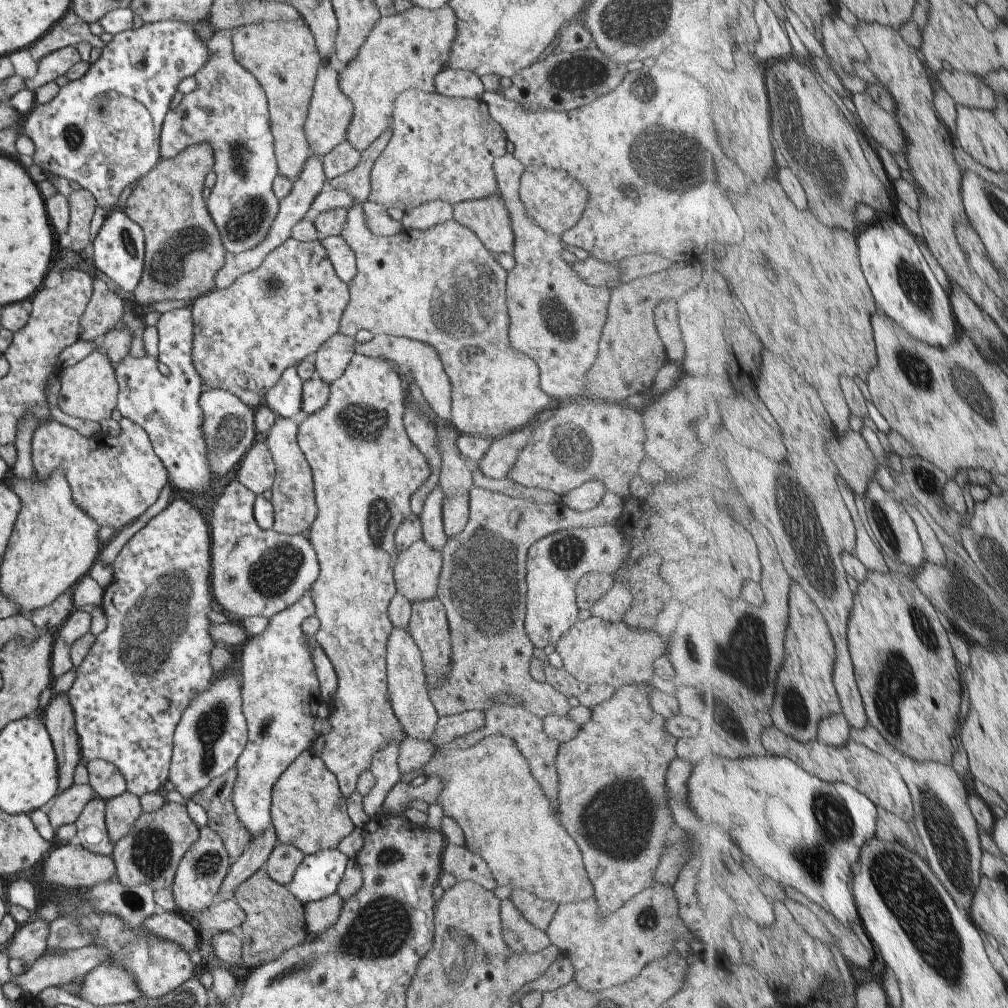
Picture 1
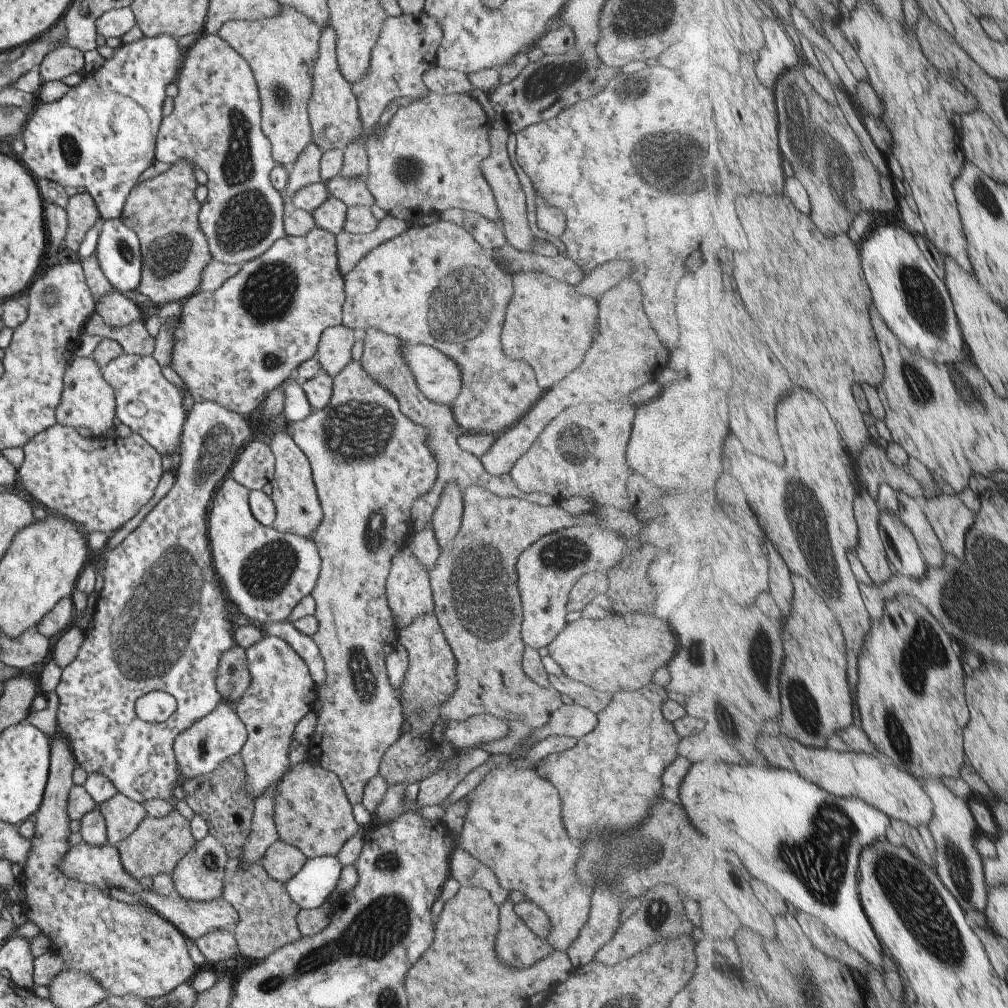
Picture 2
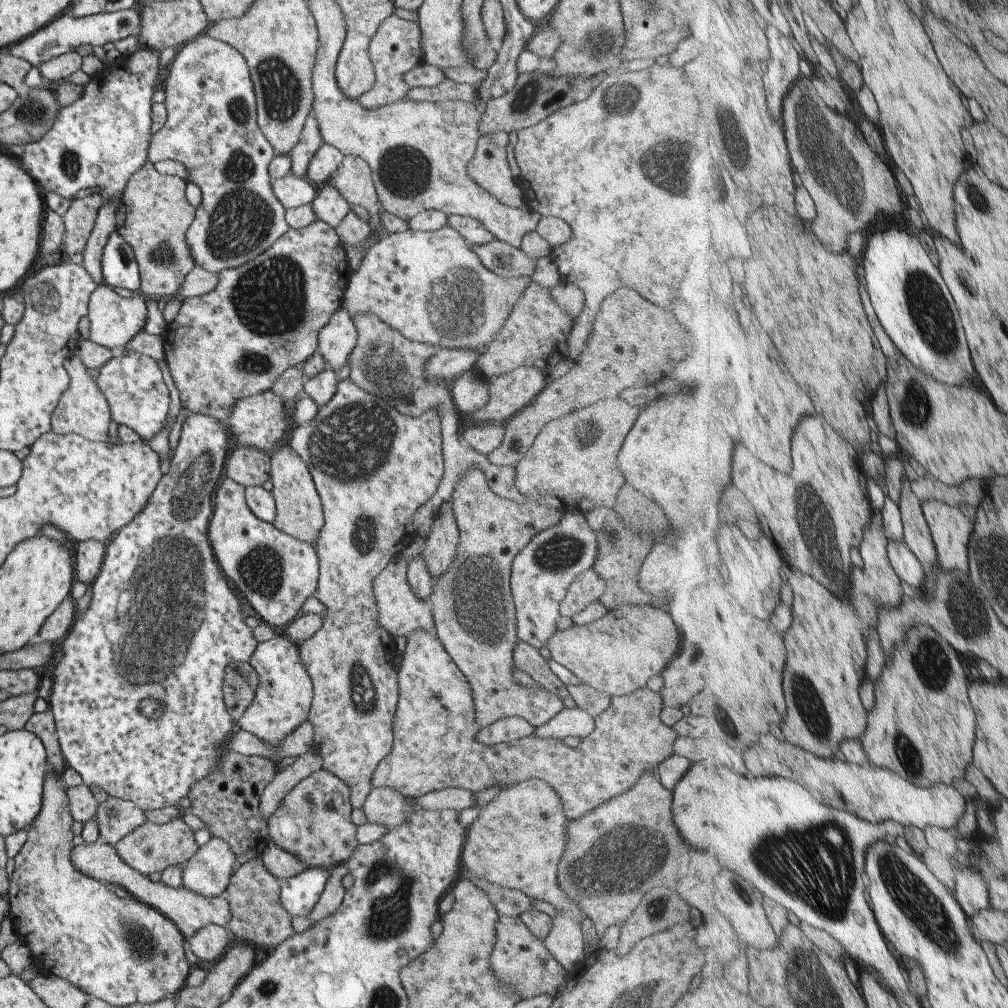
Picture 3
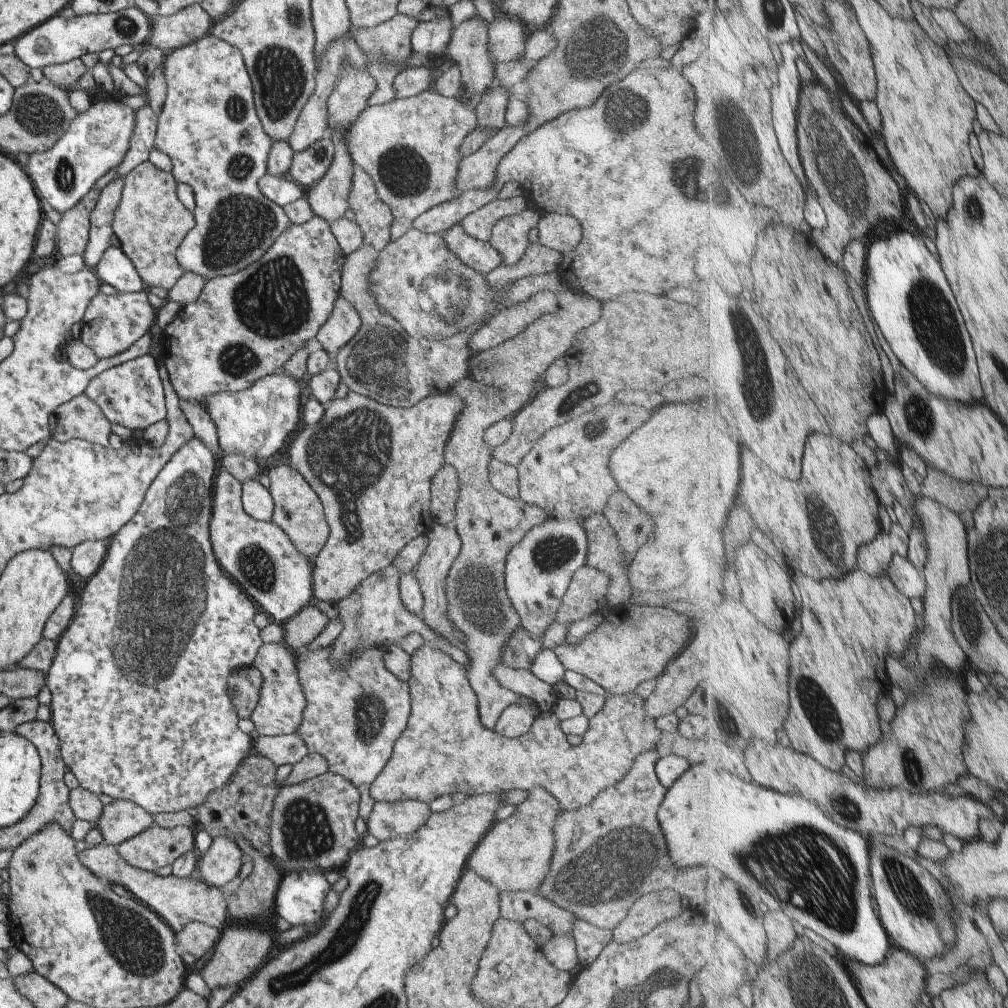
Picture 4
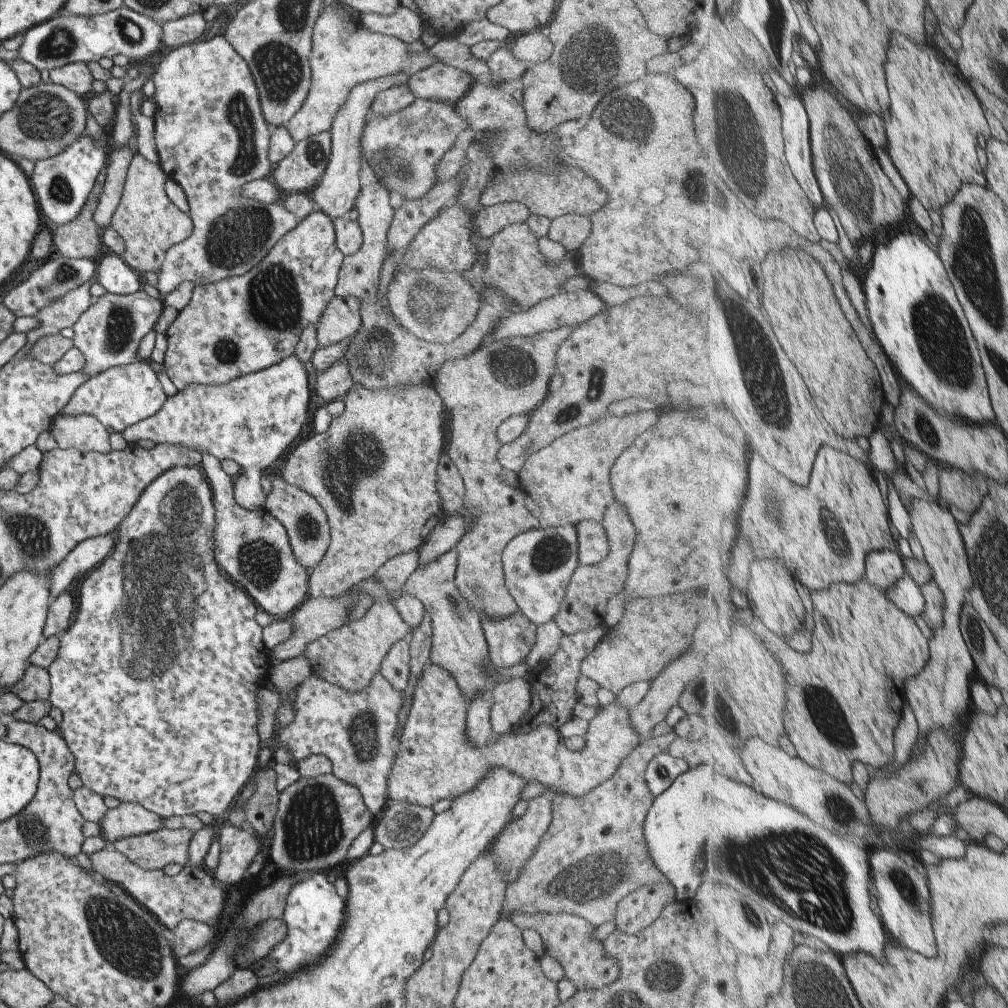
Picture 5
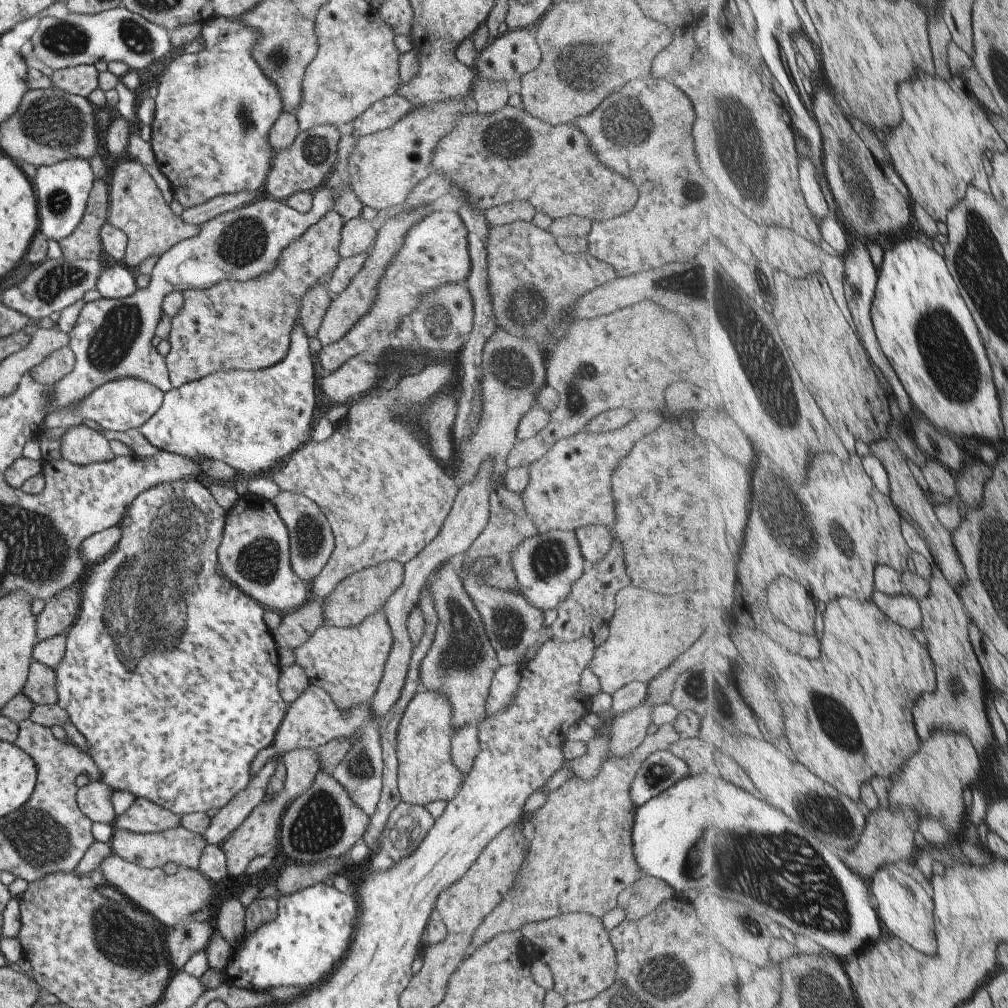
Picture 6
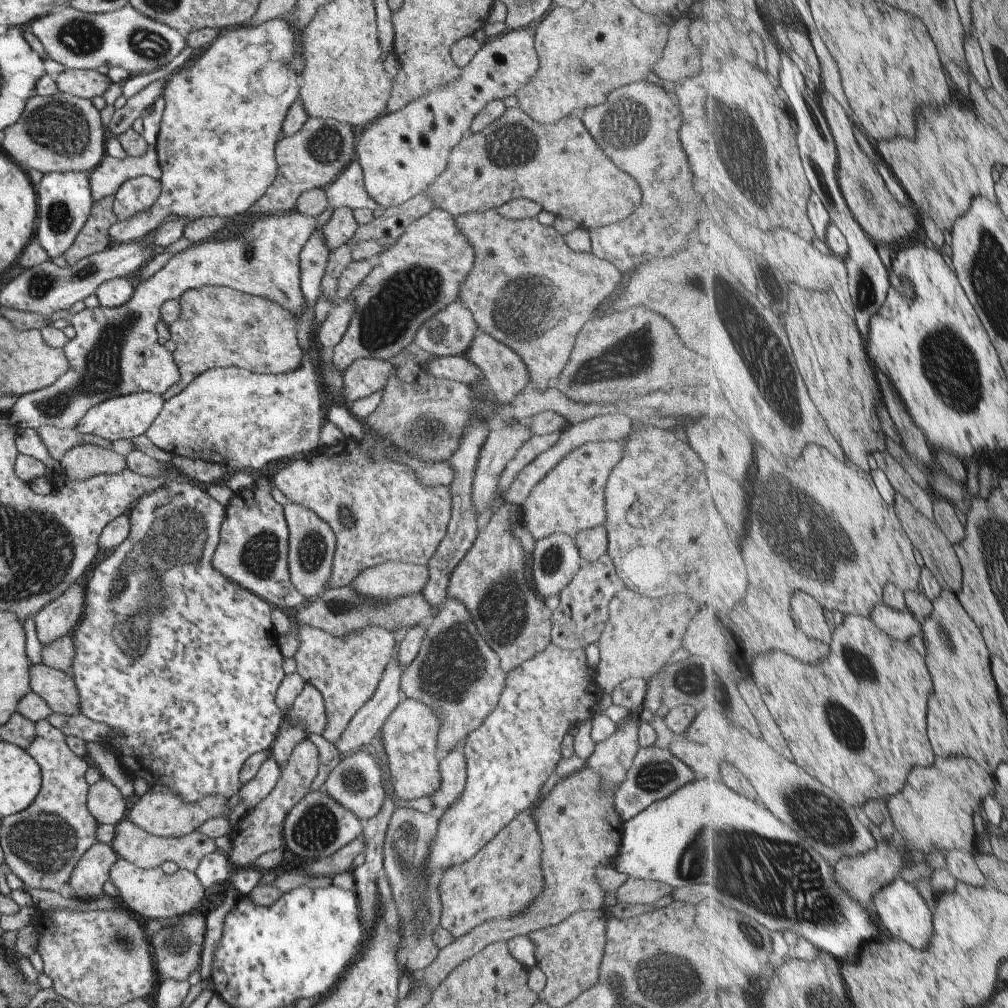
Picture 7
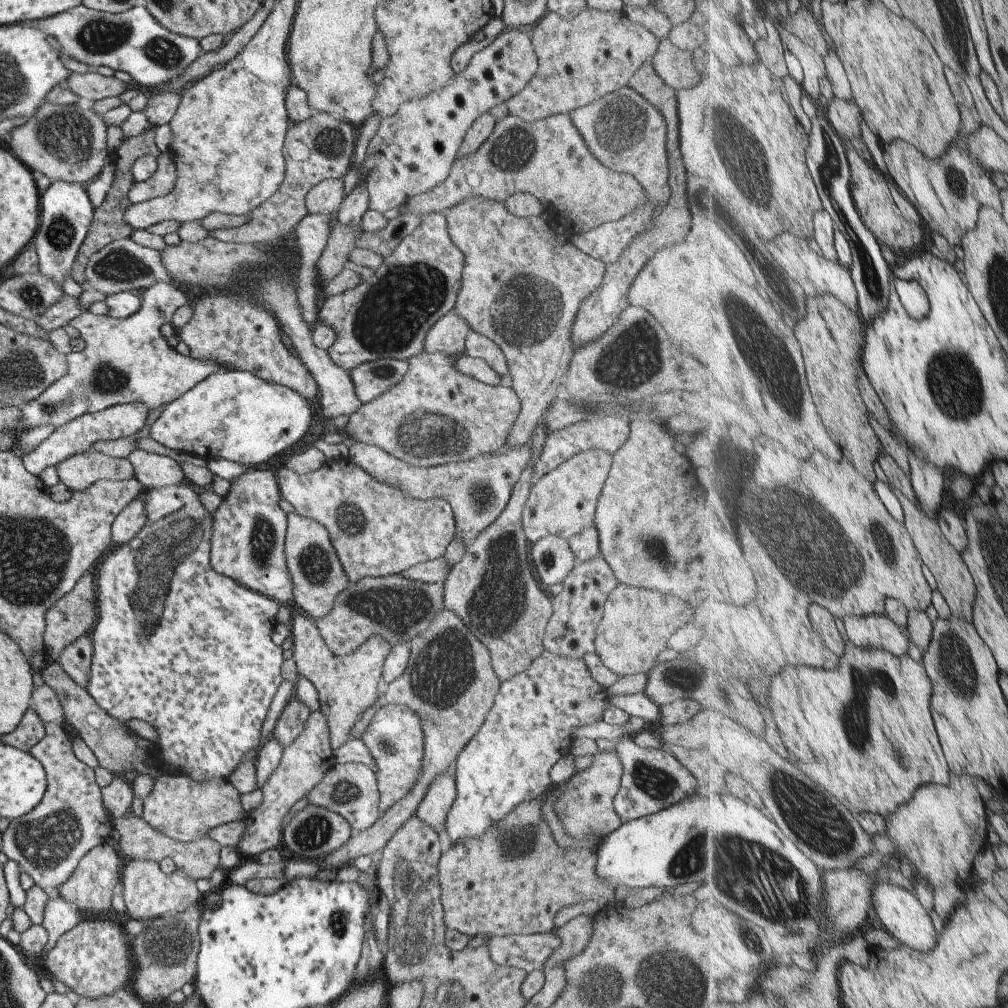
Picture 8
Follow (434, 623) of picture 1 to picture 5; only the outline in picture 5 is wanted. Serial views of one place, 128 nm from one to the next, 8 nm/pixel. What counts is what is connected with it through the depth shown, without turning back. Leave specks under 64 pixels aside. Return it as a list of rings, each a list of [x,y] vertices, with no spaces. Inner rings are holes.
[[[430,665],[418,678],[397,753],[388,775],[388,801],[433,807],[444,799],[455,799],[470,792],[480,780],[496,766],[508,768],[516,776],[531,782],[544,784],[551,795],[570,794],[575,799],[588,794],[620,766],[620,762],[640,744],[640,736],[630,724],[629,710],[618,706],[616,701],[601,707],[600,712],[589,720],[584,748],[573,751],[566,748],[559,730],[540,724],[528,734],[508,734],[493,737],[486,746],[478,748],[468,742],[466,716],[471,700],[468,700],[456,680],[445,668]]]

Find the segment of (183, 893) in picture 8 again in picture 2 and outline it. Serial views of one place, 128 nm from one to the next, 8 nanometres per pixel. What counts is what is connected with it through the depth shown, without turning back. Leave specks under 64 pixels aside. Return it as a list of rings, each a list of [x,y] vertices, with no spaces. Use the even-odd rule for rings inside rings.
[[[82,842],[71,846],[70,850],[64,854],[59,870],[62,870],[62,874],[68,878],[74,878],[74,880],[86,884],[94,884],[98,888],[108,888],[111,891],[113,887],[118,887],[130,892],[138,892],[143,902],[162,918],[169,920],[188,939],[189,943],[218,928],[232,929],[239,919],[234,905],[222,896],[204,902],[186,900],[175,892],[168,896],[160,896],[154,888],[151,890],[140,888],[140,881],[137,882],[124,870],[117,847],[109,843],[104,844],[104,846],[90,846]]]

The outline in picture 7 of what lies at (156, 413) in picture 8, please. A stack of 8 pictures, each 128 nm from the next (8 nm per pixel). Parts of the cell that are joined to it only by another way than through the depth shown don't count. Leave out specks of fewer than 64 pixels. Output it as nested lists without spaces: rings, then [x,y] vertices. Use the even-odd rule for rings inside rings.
[[[208,285],[186,291],[179,301],[182,306],[180,318],[169,325],[169,331],[172,342],[176,344],[173,356],[182,380],[162,394],[164,401],[180,393],[191,380],[210,369],[238,367],[254,373],[286,374],[296,370],[304,358],[297,339],[297,318],[294,318],[290,310],[268,298],[244,294],[233,288]],[[43,426],[37,428],[36,432],[42,438],[48,454],[59,462],[67,450],[73,449],[74,446],[80,446],[80,444],[96,444],[108,450],[113,449],[110,440],[94,436],[94,434],[80,434],[74,429],[62,430],[53,426]]]

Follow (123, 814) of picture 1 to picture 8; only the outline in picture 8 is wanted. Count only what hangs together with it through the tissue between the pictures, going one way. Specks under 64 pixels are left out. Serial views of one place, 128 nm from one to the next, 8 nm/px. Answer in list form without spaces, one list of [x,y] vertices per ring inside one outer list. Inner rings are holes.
[[[166,771],[155,779],[150,794],[143,798],[141,817],[158,832],[188,844],[208,837],[208,832],[217,826],[243,819],[246,812],[240,802],[240,795],[229,779],[208,778],[196,782],[190,776],[169,775]]]

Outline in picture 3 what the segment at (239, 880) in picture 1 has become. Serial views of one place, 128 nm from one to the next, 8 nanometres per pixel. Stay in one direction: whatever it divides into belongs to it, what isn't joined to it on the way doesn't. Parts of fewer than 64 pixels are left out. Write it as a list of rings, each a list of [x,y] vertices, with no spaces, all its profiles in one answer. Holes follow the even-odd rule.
[[[313,748],[294,760],[294,764],[276,772],[274,779],[266,786],[259,799],[259,812],[261,818],[266,821],[267,829],[269,819],[277,812],[287,793],[304,778],[322,768],[321,755]]]

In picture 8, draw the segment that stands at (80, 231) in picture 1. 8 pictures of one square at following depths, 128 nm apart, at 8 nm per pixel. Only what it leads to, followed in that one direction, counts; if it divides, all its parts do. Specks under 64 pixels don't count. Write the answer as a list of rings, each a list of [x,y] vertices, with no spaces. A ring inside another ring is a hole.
[[[150,128],[140,135],[124,138],[120,148],[113,153],[111,161],[114,163],[114,166],[116,166],[114,184],[110,186],[110,190],[108,190],[104,202],[102,202],[98,208],[93,209],[94,214],[90,228],[88,229],[88,234],[84,242],[82,242],[82,246],[80,246],[78,258],[74,260],[74,266],[72,266],[72,277],[78,284],[86,284],[84,281],[86,276],[84,270],[86,270],[86,265],[88,264],[90,256],[96,251],[102,250],[102,248],[113,241],[128,239],[132,236],[134,230],[123,218],[124,214],[126,214],[126,210],[128,210],[128,206],[133,205],[133,203],[128,200],[128,190],[136,184],[136,180],[134,180],[132,172],[130,172],[130,168],[132,168],[132,164],[134,164],[138,158],[142,158],[142,156],[148,156],[148,154],[160,156],[160,154],[162,154],[160,148],[158,148],[156,144],[155,138],[156,134],[154,129]]]

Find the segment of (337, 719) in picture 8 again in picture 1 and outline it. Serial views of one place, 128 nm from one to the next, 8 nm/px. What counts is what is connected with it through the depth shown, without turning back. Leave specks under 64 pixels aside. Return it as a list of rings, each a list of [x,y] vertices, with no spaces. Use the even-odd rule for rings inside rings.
[[[420,539],[397,554],[394,566],[394,586],[397,594],[408,602],[432,600],[437,596],[437,584],[442,570],[442,558],[436,548]]]

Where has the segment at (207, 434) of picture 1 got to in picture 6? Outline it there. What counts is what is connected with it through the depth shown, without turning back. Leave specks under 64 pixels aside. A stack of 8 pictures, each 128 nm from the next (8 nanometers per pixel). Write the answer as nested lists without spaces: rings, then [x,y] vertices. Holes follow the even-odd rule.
[[[195,478],[175,480],[158,484],[137,496],[126,509],[120,522],[122,538],[116,548],[99,563],[93,565],[81,594],[80,612],[65,636],[65,655],[56,668],[58,704],[70,716],[72,724],[88,742],[88,755],[98,766],[92,777],[104,782],[112,790],[124,790],[136,799],[146,798],[174,814],[208,812],[226,806],[252,778],[250,762],[262,748],[272,746],[276,731],[284,720],[288,705],[278,690],[280,678],[279,656],[270,628],[264,622],[262,607],[254,598],[239,589],[230,579],[220,573],[217,550],[222,540],[227,511],[214,499],[209,488]]]

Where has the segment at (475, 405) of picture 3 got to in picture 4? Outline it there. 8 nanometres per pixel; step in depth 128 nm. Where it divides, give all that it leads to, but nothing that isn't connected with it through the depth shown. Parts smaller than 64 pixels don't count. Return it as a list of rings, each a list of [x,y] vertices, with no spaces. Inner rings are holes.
[[[349,390],[344,398],[331,400],[330,404],[327,405],[326,412],[324,412],[324,418],[322,418],[314,428],[306,428],[296,434],[296,438],[294,438],[294,440],[290,442],[290,446],[288,446],[288,456],[290,456],[292,468],[294,468],[296,472],[300,472],[300,476],[310,484],[312,490],[314,490],[320,497],[320,500],[322,500],[322,504],[324,504],[324,514],[326,514],[326,522],[328,522],[328,526],[330,526],[328,542],[324,544],[324,548],[322,548],[320,554],[312,561],[314,565],[312,586],[315,600],[337,604],[342,601],[342,598],[348,598],[362,580],[366,580],[368,576],[372,576],[372,574],[392,565],[397,553],[409,542],[412,542],[414,538],[418,538],[418,536],[426,532],[424,514],[428,514],[428,510],[429,513],[431,512],[431,480],[445,464],[444,449],[446,443],[449,441],[460,412],[462,412],[462,400],[460,400],[458,396],[446,396],[445,393],[428,394],[428,396],[424,396],[424,398],[422,398],[418,404],[414,404],[414,406],[390,407],[356,393],[353,390]],[[325,644],[320,650],[303,650],[296,655],[298,680],[306,696],[306,708],[296,734],[302,736],[309,753],[318,753],[328,762],[328,771],[352,782],[360,794],[359,816],[365,821],[372,814],[376,800],[370,794],[372,782],[384,770],[392,756],[394,743],[402,736],[411,713],[409,684],[398,680],[384,664],[383,646],[375,646],[366,652],[354,652],[344,666],[346,670],[334,670],[330,662],[332,645]]]

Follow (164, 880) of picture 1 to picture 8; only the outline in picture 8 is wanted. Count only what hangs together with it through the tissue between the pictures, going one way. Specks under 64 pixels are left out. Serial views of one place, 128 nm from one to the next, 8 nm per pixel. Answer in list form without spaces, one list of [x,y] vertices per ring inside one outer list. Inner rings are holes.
[[[132,813],[115,819],[113,826],[120,834],[120,839],[117,843],[126,858],[132,858],[132,860],[137,861],[161,861],[168,857],[174,861],[178,870],[182,870],[184,874],[187,874],[195,881],[210,878],[214,870],[219,867],[219,854],[222,846],[210,837],[200,838],[200,840],[194,840],[194,842],[188,842],[188,844],[176,841],[162,834],[162,832],[158,832],[158,830],[152,828],[142,817],[137,817]]]

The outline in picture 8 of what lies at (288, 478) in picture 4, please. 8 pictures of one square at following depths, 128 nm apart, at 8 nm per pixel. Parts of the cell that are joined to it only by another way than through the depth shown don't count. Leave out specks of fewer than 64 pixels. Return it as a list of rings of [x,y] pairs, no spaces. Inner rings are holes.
[[[296,512],[287,514],[285,558],[294,589],[294,602],[315,622],[334,610],[336,596],[350,586],[350,580],[342,568],[328,530]]]

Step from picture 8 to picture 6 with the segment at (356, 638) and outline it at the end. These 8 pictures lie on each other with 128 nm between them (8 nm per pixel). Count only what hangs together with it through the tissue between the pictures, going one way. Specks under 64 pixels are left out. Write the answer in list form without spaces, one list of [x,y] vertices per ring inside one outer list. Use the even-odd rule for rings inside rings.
[[[310,598],[309,602],[304,603],[300,608],[283,615],[280,626],[271,630],[276,647],[278,649],[296,650],[304,640],[312,636],[312,633],[324,624],[322,604],[324,604],[324,598]]]

